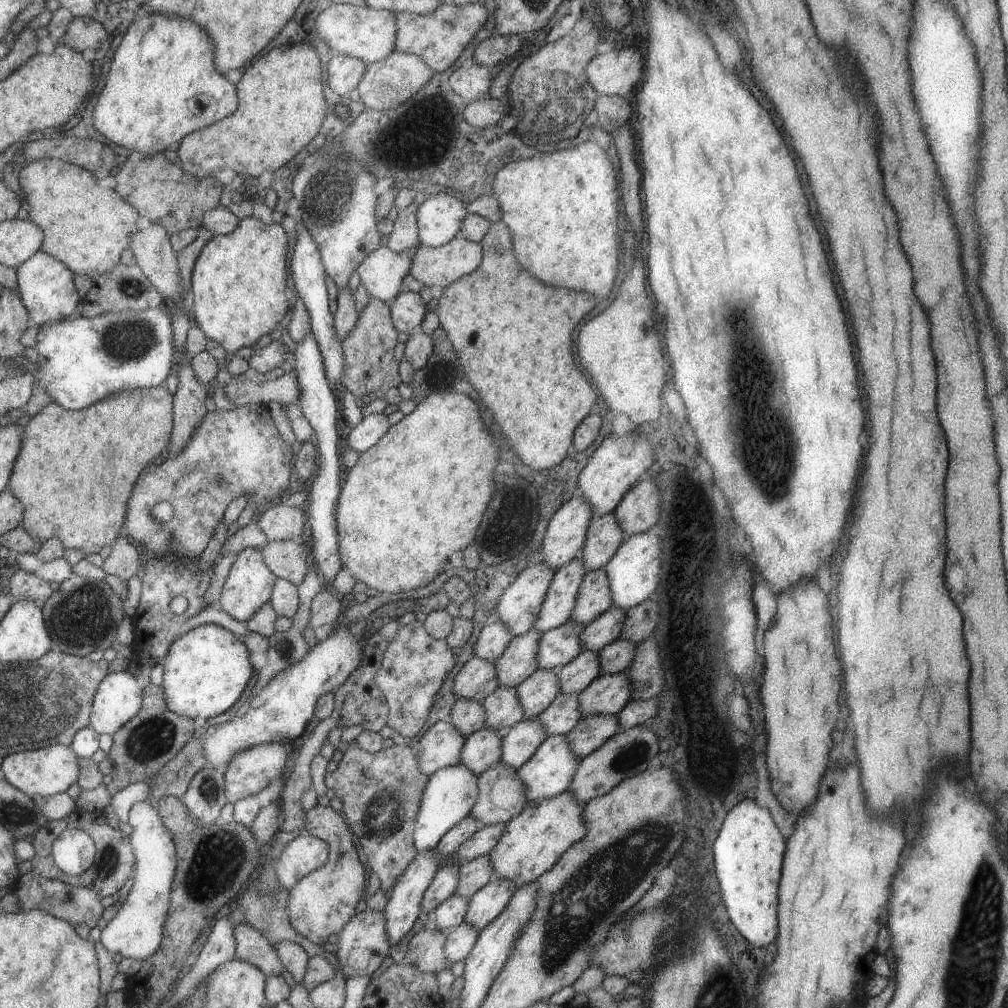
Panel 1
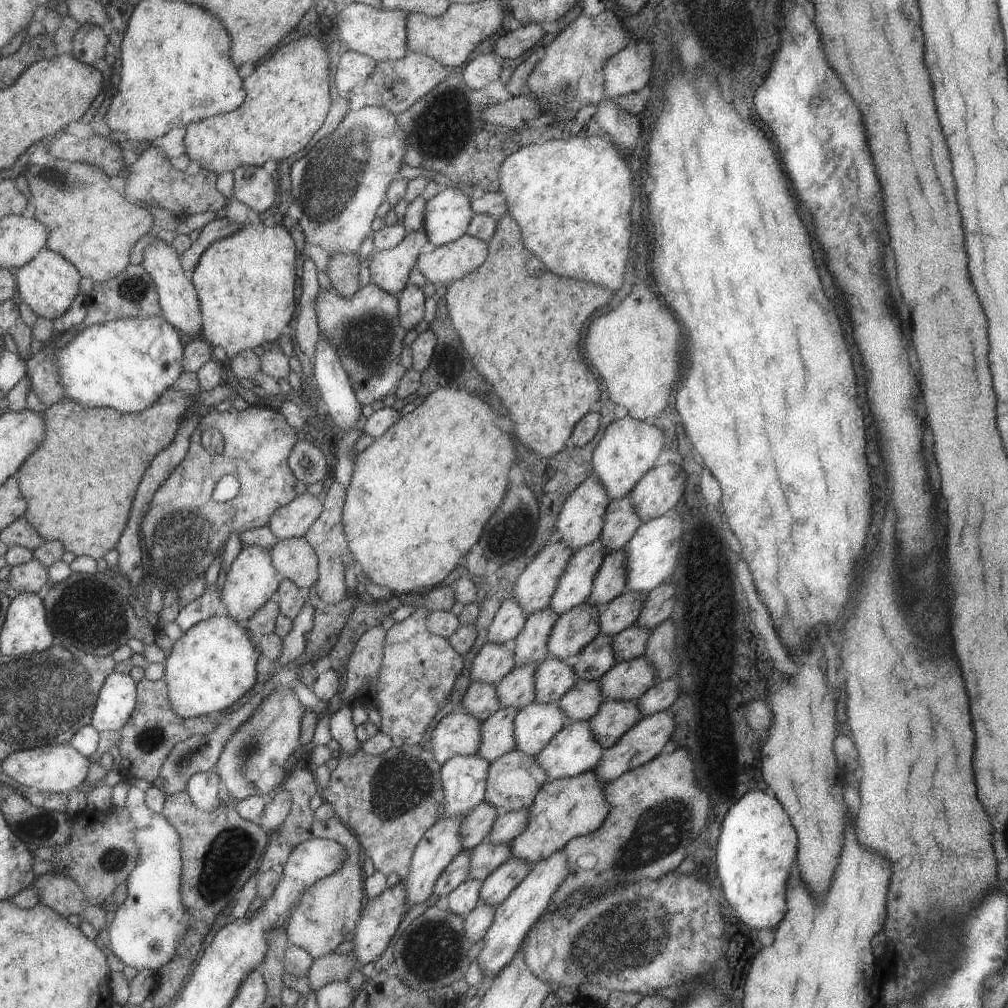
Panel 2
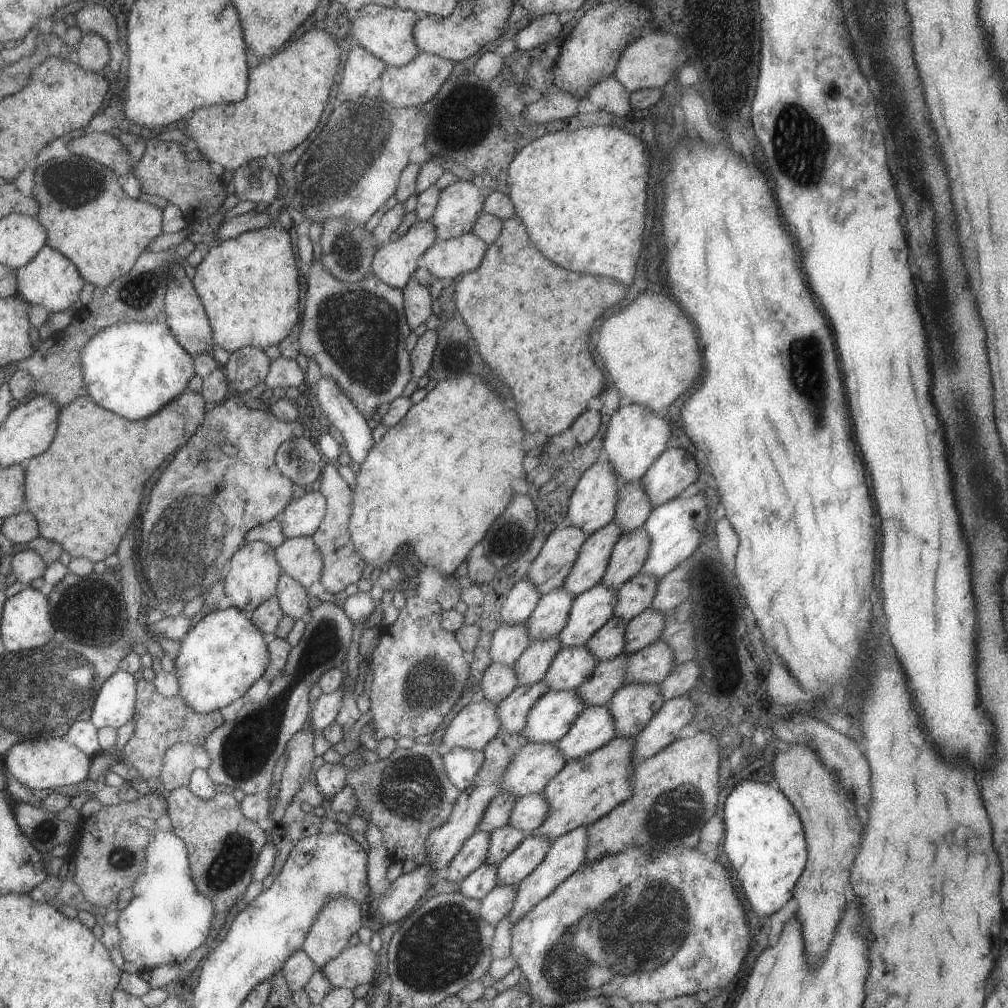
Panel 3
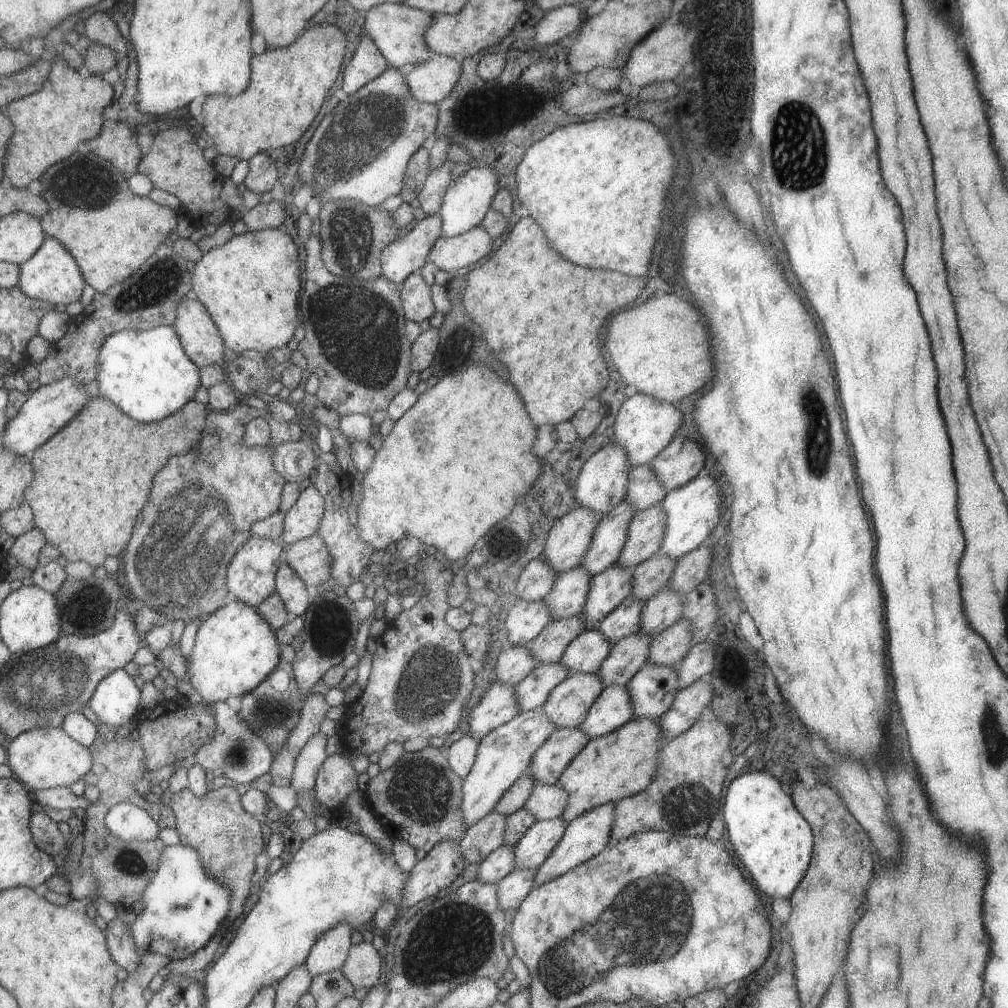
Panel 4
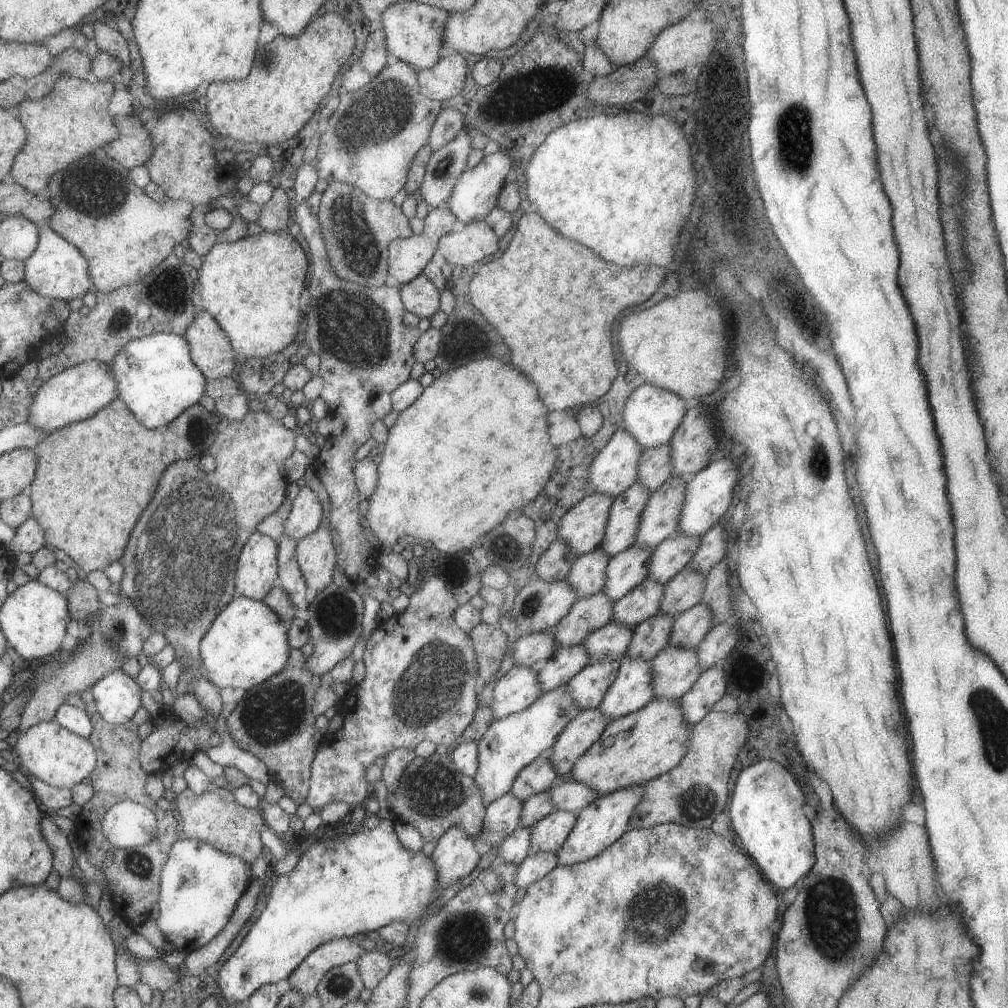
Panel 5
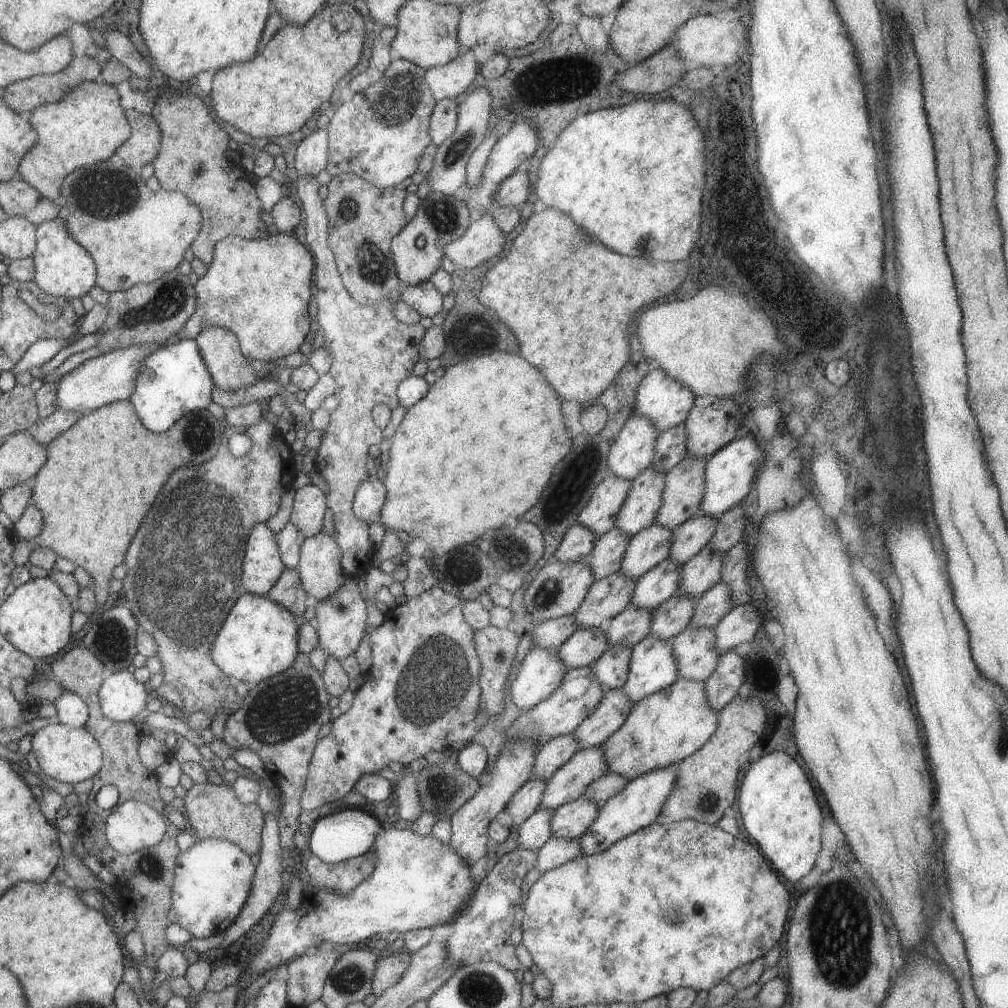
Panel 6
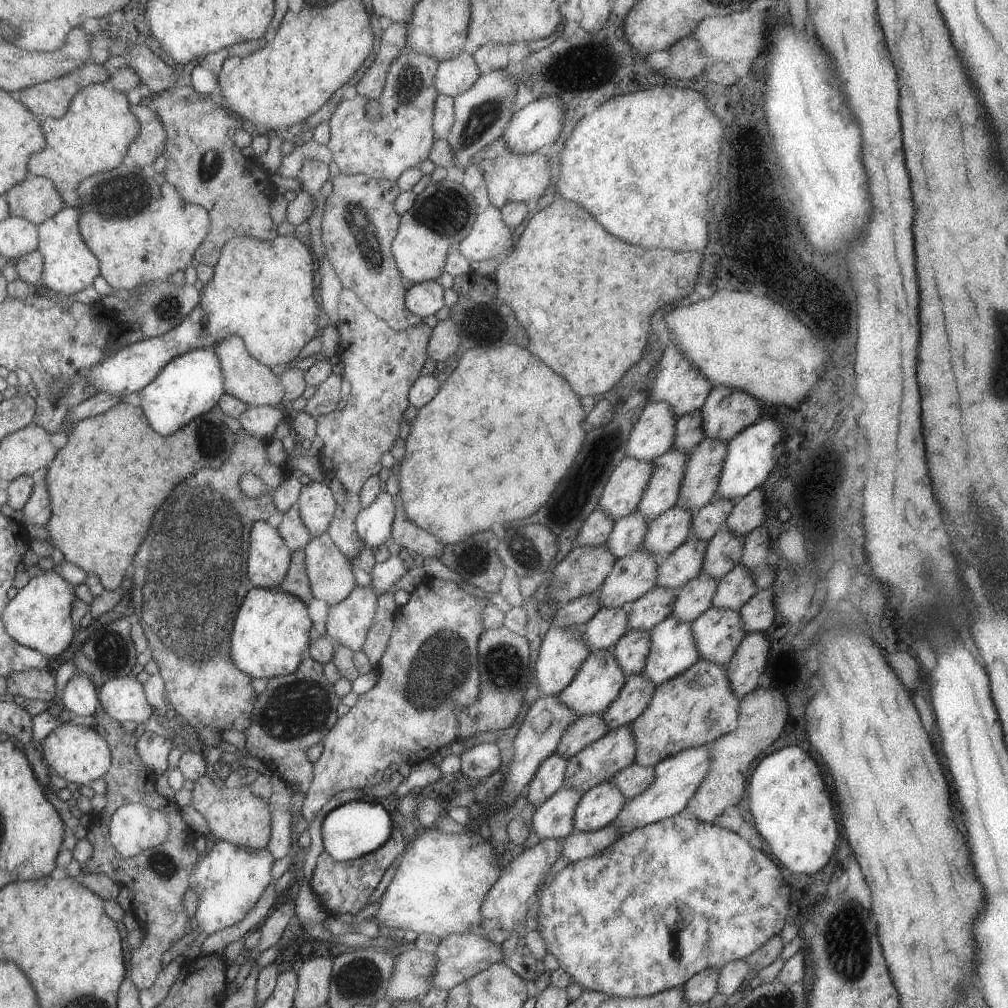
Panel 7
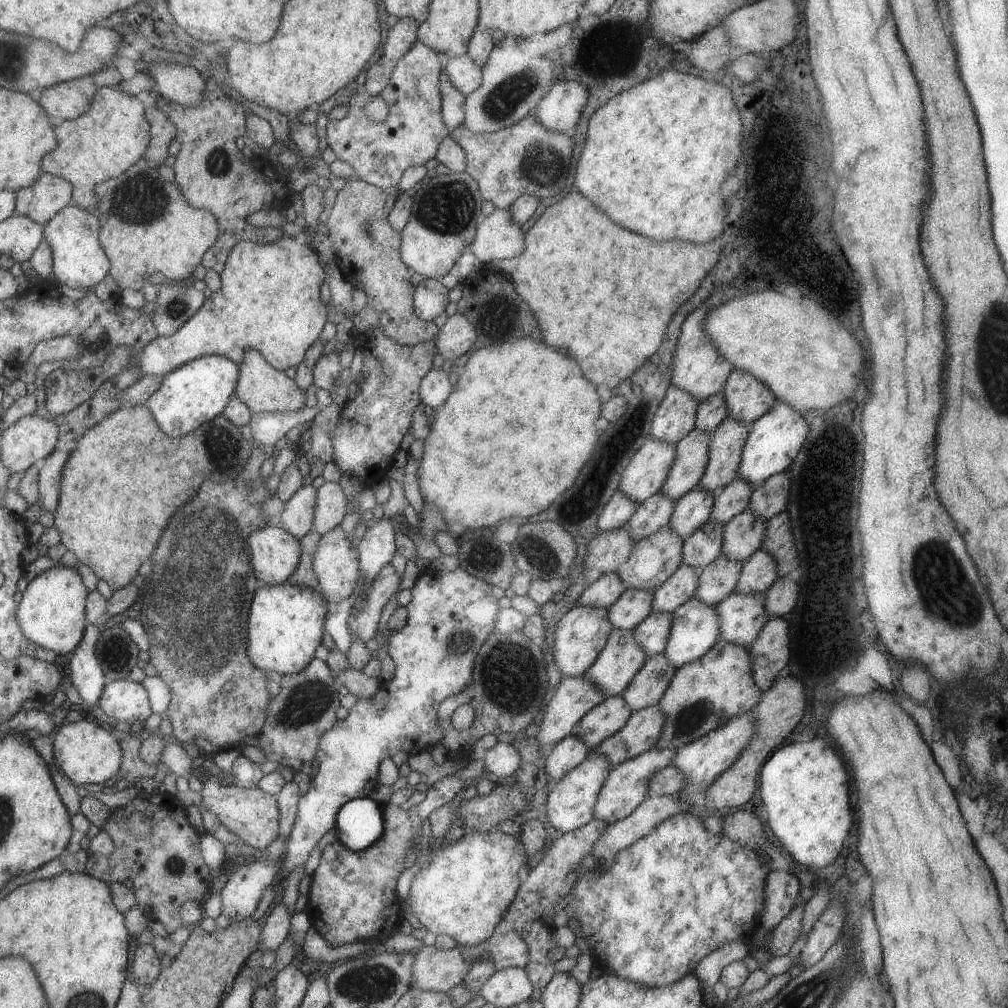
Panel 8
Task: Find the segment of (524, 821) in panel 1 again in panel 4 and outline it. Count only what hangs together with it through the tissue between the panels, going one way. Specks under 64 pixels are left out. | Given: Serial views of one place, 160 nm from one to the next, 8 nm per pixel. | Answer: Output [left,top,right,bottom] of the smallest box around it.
[558,717,662,824]

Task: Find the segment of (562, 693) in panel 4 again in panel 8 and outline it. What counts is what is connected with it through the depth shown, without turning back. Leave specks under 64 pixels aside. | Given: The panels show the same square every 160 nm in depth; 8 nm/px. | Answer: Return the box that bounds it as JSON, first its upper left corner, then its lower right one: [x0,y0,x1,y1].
[633,612,671,658]

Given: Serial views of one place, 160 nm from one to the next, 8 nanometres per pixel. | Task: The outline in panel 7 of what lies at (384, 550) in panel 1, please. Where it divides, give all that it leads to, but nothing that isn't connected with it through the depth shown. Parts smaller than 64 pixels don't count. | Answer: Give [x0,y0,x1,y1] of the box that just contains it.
[396,344,586,545]

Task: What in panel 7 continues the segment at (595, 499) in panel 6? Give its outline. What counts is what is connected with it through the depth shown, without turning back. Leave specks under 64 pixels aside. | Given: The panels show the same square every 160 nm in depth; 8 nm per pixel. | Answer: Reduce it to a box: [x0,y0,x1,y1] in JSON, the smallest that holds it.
[595,458,651,520]

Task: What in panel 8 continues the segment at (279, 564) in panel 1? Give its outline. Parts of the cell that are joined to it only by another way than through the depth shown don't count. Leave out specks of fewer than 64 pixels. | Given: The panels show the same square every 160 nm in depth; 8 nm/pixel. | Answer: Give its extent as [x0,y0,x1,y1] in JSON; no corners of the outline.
[312,525,358,602]

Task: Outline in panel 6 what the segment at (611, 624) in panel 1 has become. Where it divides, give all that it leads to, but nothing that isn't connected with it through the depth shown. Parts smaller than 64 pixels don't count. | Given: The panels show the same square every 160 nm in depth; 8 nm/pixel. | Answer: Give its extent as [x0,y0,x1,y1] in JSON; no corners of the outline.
[668,513,718,566]

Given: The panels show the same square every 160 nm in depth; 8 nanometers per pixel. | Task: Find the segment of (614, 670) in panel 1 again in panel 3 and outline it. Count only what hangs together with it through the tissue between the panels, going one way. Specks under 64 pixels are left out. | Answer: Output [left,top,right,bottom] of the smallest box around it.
[623,607,665,655]

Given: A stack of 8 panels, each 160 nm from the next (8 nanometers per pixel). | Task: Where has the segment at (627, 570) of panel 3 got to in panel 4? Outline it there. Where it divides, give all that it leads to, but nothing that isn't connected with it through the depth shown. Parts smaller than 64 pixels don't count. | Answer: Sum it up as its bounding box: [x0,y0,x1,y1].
[617,503,666,568]

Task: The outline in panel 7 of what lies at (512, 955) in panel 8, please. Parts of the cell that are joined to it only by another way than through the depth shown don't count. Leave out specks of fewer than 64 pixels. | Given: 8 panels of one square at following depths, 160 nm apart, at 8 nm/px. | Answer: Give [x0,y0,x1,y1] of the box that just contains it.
[431,933,503,991]

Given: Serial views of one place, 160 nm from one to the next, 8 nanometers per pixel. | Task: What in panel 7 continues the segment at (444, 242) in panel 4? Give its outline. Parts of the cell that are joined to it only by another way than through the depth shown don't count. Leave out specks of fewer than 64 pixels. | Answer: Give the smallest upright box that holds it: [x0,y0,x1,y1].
[455,205,513,262]

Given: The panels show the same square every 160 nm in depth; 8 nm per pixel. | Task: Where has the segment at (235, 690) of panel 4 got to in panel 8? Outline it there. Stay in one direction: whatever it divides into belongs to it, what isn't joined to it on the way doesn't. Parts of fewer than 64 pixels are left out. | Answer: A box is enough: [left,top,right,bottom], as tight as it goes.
[247,581,327,675]

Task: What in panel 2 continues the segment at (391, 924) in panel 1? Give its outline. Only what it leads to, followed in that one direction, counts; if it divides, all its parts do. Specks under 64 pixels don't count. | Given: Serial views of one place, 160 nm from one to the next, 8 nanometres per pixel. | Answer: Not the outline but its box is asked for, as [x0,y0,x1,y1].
[401,816,464,910]

